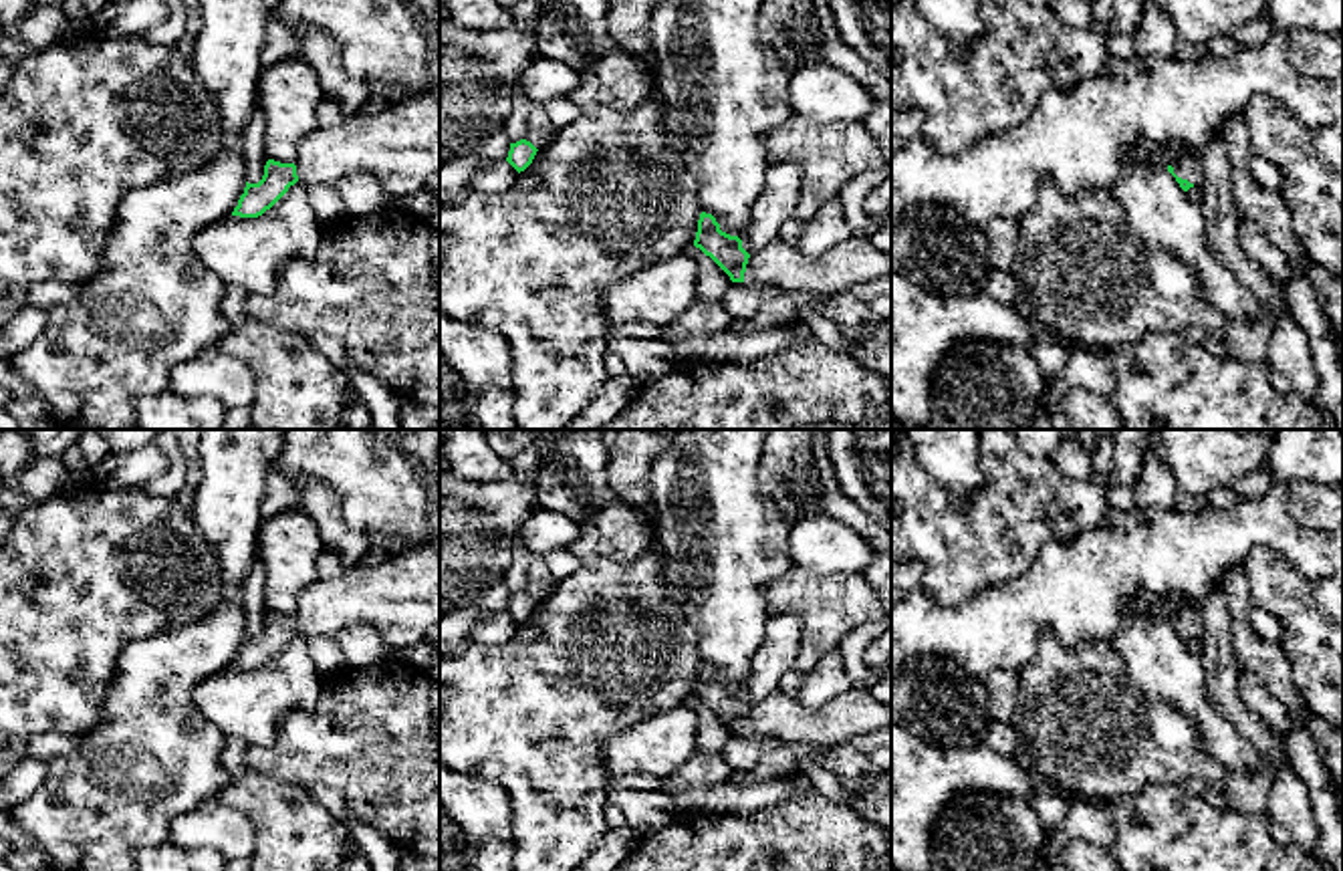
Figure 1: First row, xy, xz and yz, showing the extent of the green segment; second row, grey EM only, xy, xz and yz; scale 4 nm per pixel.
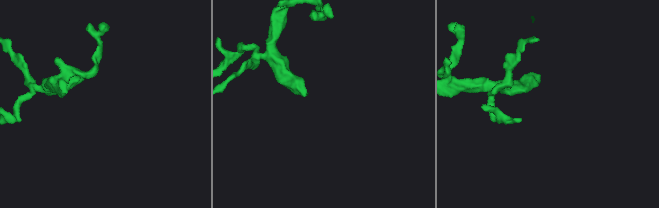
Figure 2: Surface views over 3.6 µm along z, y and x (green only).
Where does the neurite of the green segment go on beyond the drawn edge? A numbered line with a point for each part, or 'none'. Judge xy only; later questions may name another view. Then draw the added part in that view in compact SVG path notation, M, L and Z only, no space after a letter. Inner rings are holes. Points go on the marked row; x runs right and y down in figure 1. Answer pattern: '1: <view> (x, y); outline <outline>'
1: xy (400, 148); outline M440 91L393 101L377 115L343 119L333 129L315 129L298 143L298 181L335 185L367 171L385 190L389 204L425 188L440 171Z

